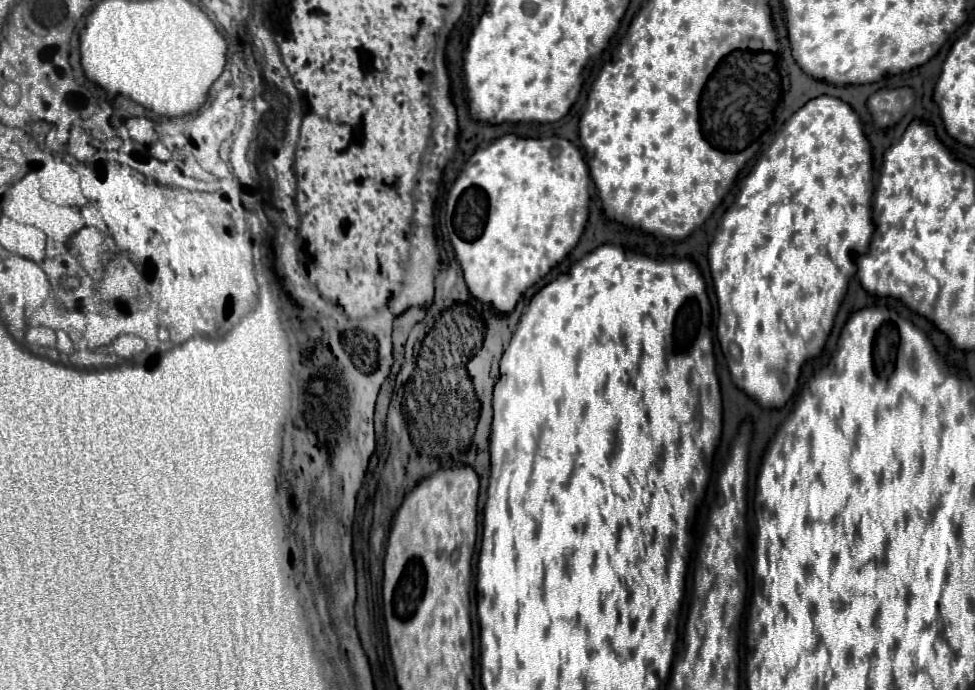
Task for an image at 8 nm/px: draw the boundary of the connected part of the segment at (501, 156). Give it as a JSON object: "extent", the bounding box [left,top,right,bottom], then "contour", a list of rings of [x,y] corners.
{"extent":[447,136,591,312],"contour":[[[503,136],[499,140],[495,140],[489,148],[477,150],[467,166],[459,172],[457,180],[453,182],[449,196],[447,196],[447,230],[449,230],[449,240],[455,248],[455,258],[463,270],[465,276],[465,284],[469,288],[469,292],[473,292],[473,296],[477,296],[477,300],[481,300],[483,304],[493,306],[495,312],[513,312],[519,298],[523,296],[523,292],[537,284],[541,278],[547,276],[547,272],[551,272],[551,268],[555,268],[579,242],[585,222],[587,222],[587,206],[589,206],[589,184],[591,184],[591,176],[589,176],[589,168],[585,162],[585,156],[579,148],[575,148],[569,140],[563,138],[545,138],[545,140],[533,140],[533,138],[517,138],[517,136]]]}

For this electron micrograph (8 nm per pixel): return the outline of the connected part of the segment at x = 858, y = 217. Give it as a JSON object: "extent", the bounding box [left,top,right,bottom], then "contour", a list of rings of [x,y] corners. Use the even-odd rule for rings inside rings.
{"extent":[709,96,874,408],"contour":[[[819,96],[815,100],[809,100],[801,110],[797,110],[781,128],[775,142],[769,146],[769,150],[761,156],[755,170],[745,178],[741,184],[741,194],[735,200],[735,204],[725,212],[719,232],[715,234],[711,246],[709,246],[709,268],[715,284],[715,296],[719,304],[719,326],[717,326],[717,338],[721,344],[723,354],[727,356],[729,372],[737,384],[747,396],[751,396],[759,406],[763,408],[781,408],[787,404],[787,400],[793,396],[797,388],[797,378],[801,374],[801,366],[807,358],[813,358],[815,354],[821,354],[827,344],[827,328],[829,334],[833,330],[833,322],[837,316],[837,310],[841,306],[843,294],[847,290],[849,280],[855,274],[855,258],[859,254],[865,254],[873,235],[872,196],[874,191],[871,180],[871,146],[863,134],[863,126],[859,116],[841,100],[831,96]],[[735,342],[741,348],[741,362],[735,362],[729,356],[729,344]]]}

